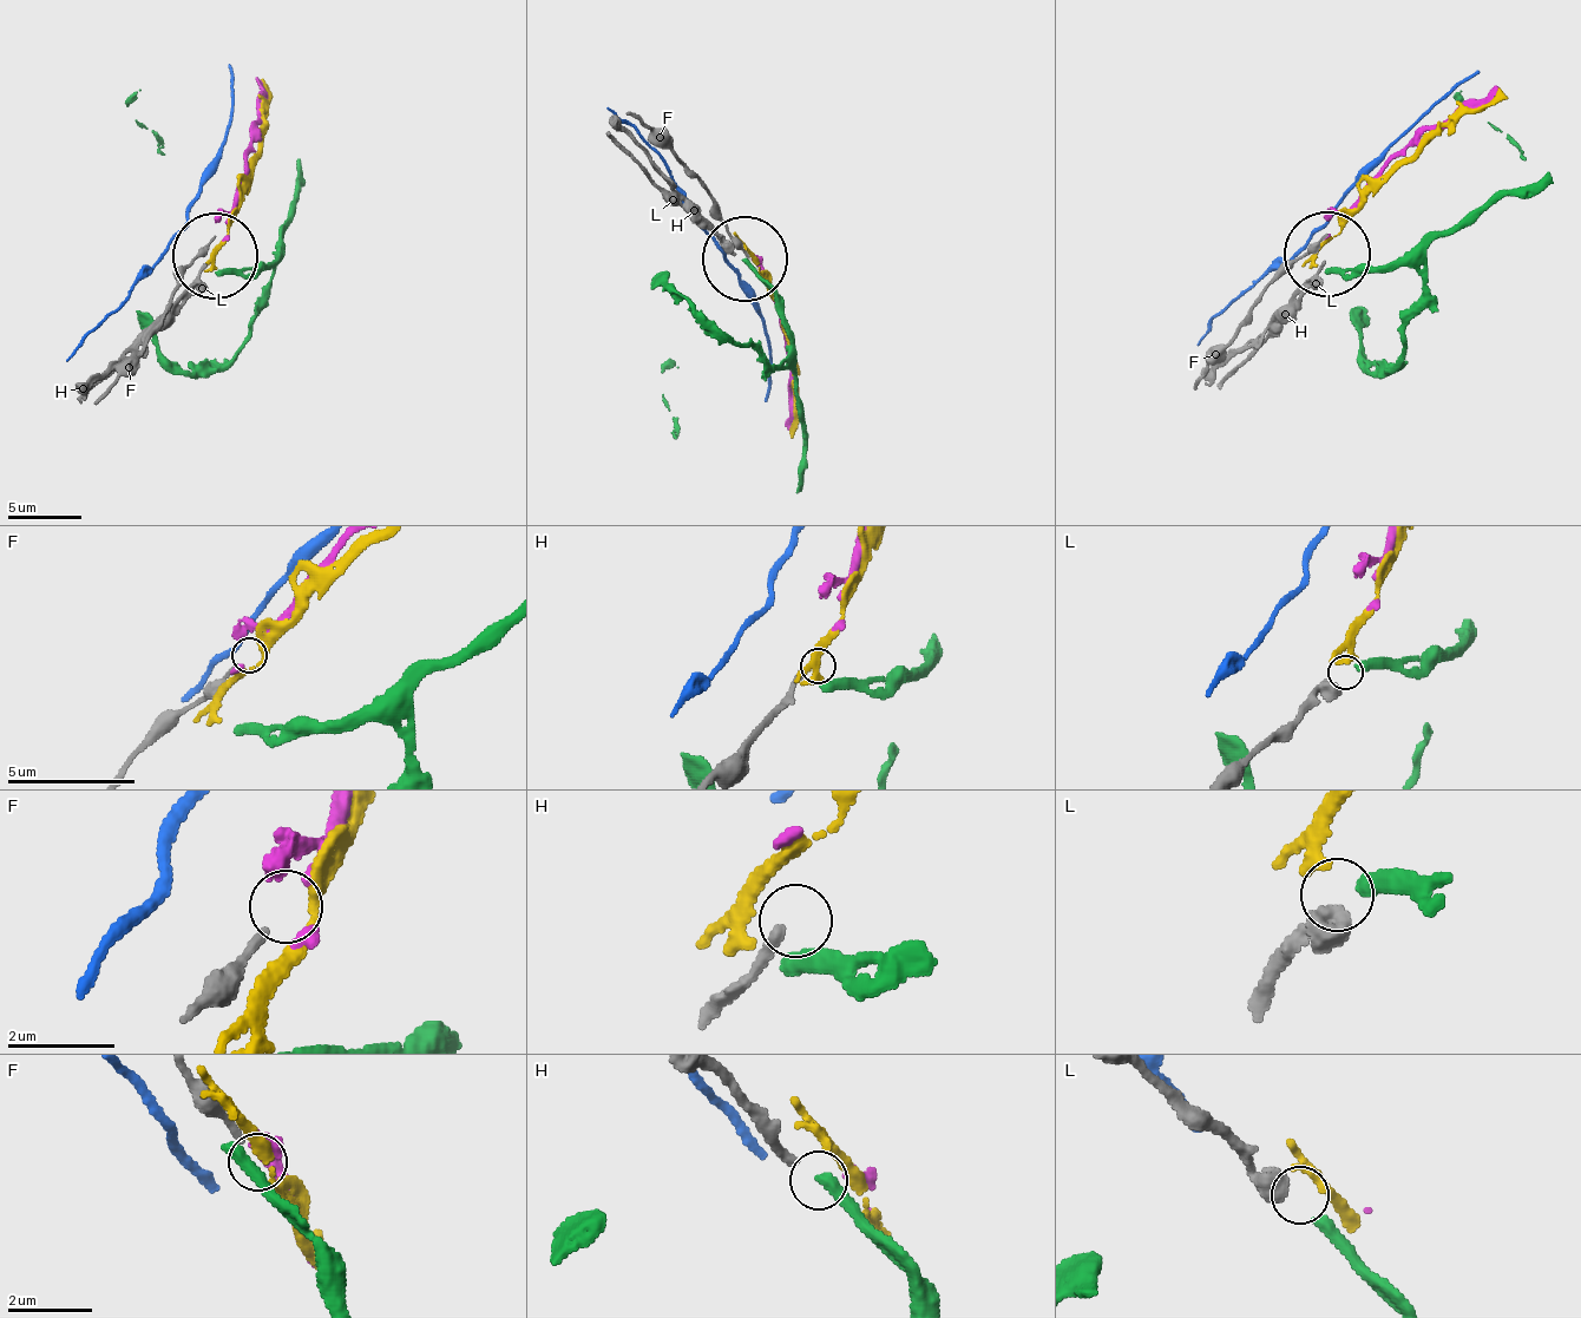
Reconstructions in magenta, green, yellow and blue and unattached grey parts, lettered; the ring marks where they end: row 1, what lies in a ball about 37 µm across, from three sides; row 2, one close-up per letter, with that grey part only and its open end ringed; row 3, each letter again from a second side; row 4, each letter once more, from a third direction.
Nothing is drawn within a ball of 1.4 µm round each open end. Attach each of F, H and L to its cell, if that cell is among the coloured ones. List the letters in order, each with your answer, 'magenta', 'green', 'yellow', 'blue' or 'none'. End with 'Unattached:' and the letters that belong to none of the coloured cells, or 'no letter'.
F: none
H: none
L: green
Unattached: F, H

